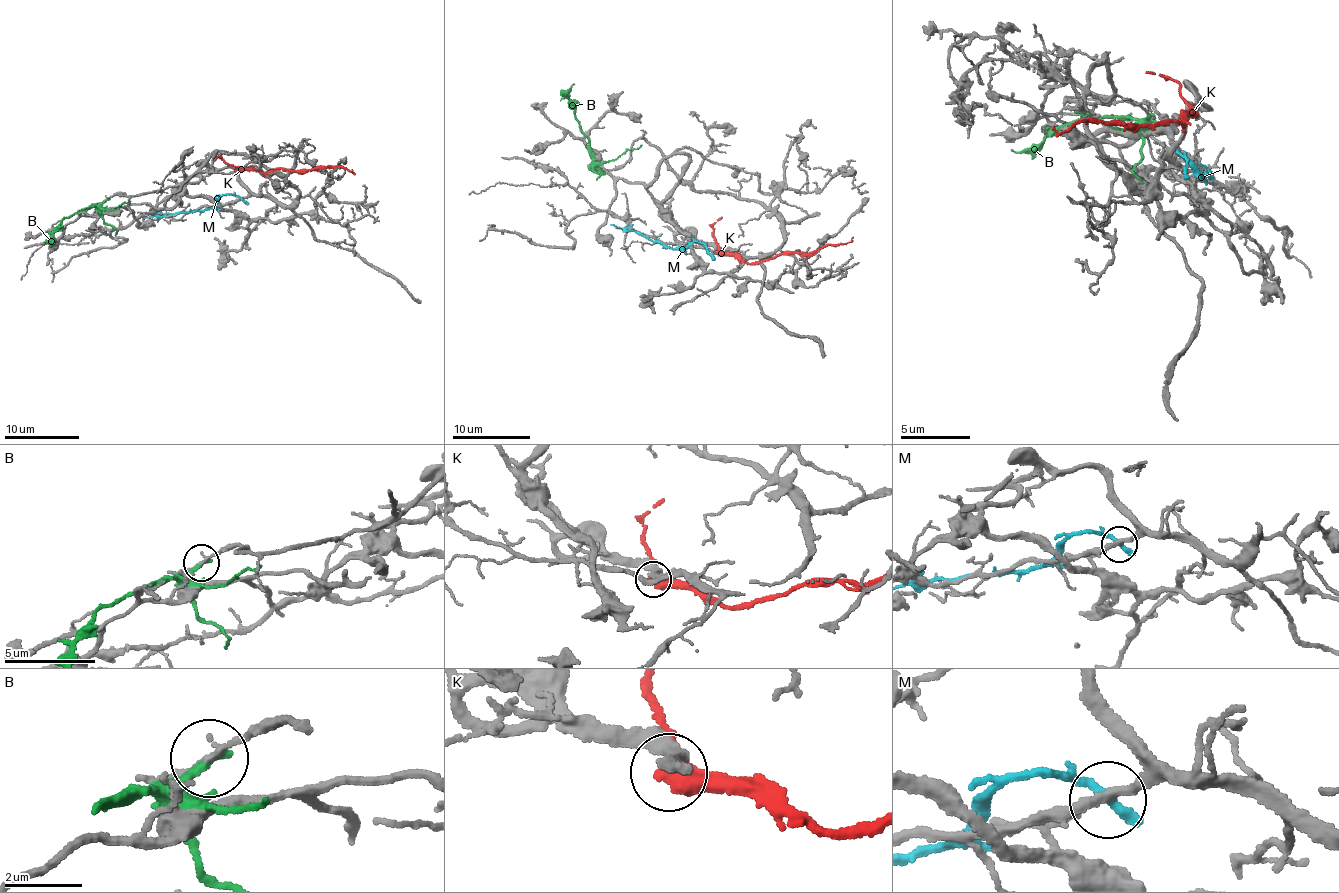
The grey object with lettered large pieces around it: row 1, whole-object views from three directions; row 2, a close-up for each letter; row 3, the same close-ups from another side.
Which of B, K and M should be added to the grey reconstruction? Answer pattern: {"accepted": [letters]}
{"accepted": []}

